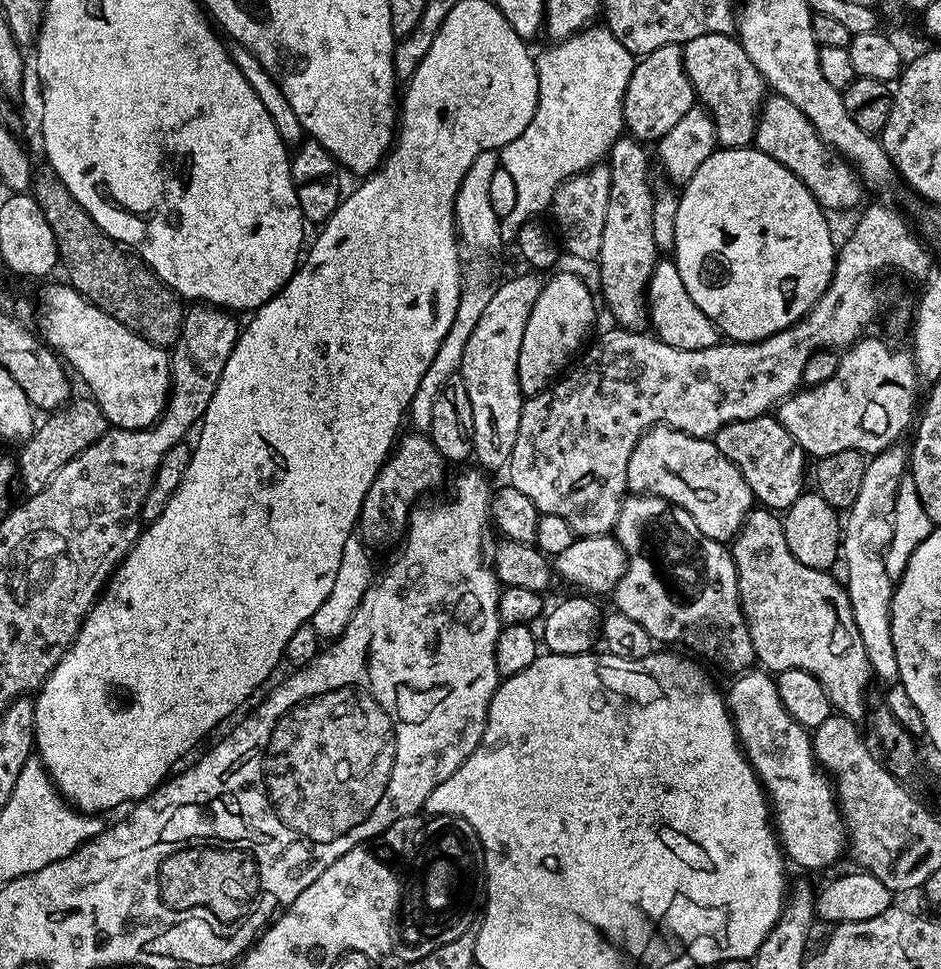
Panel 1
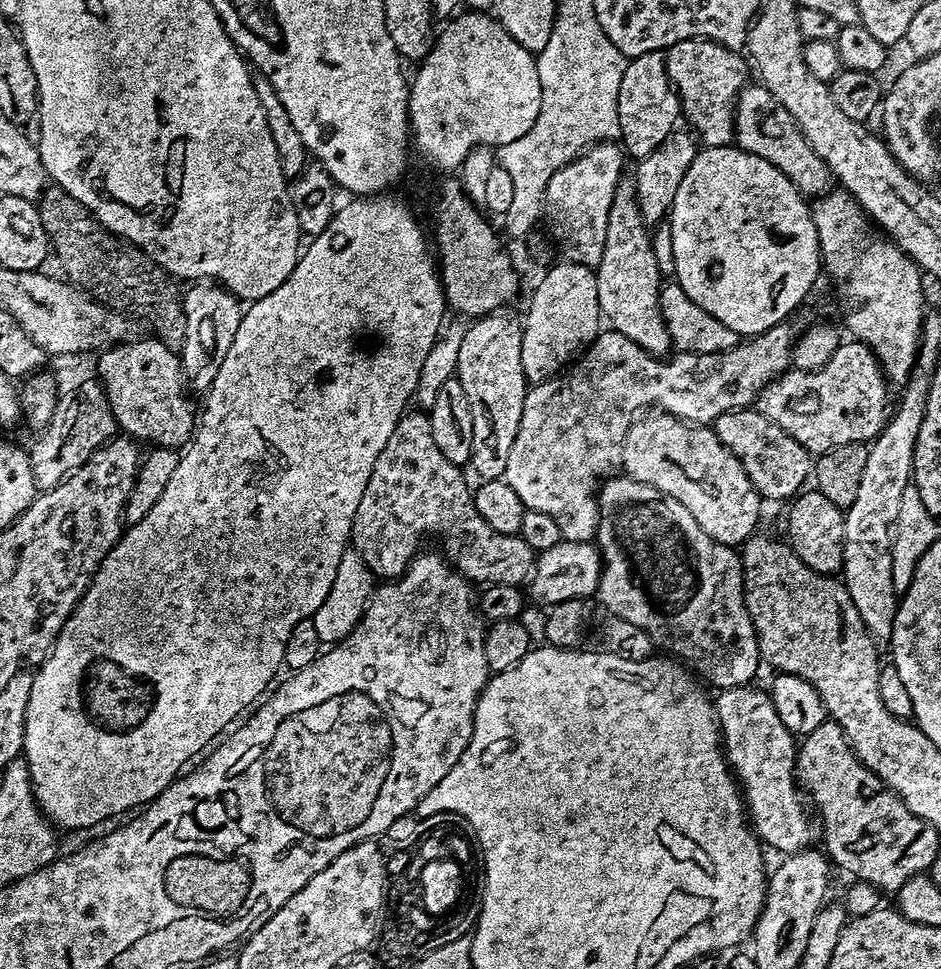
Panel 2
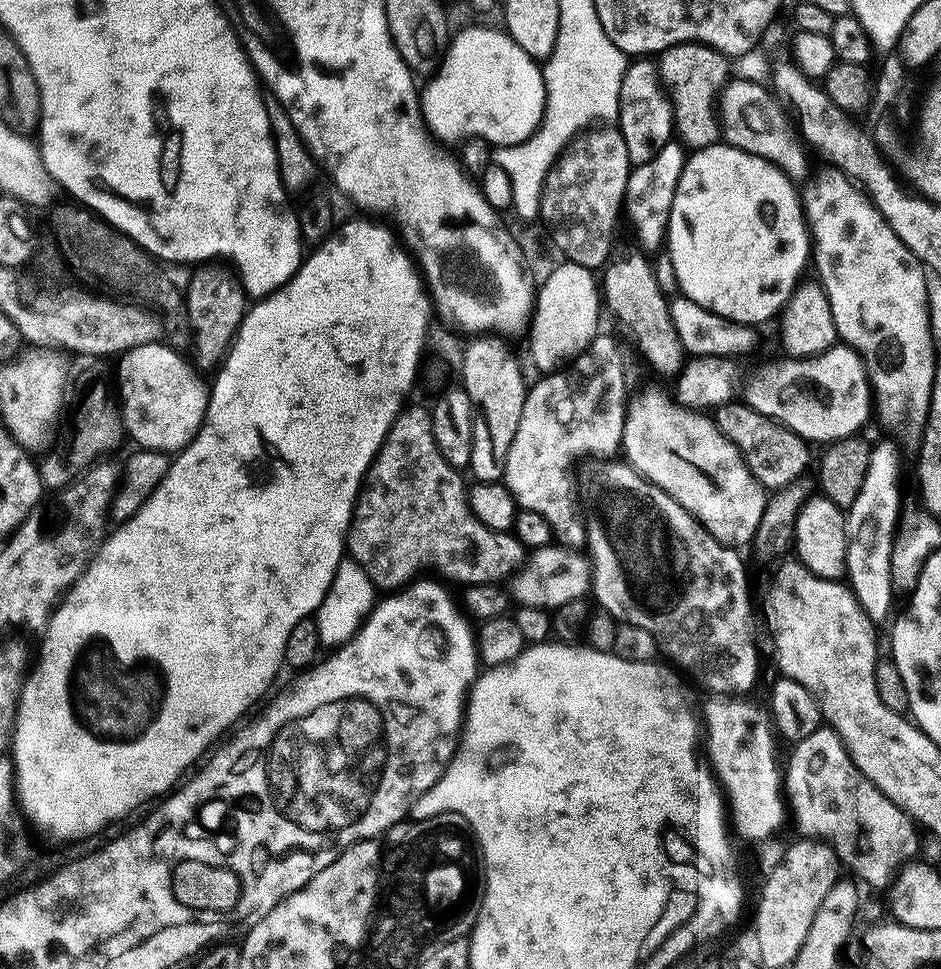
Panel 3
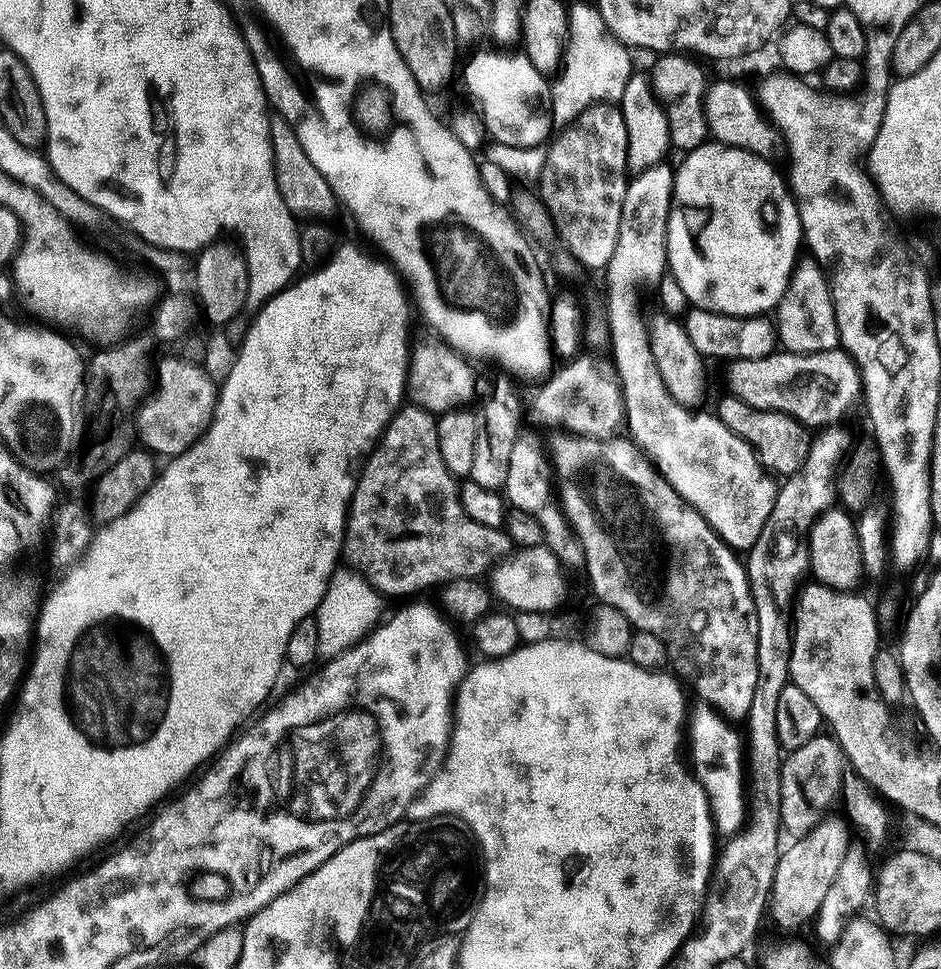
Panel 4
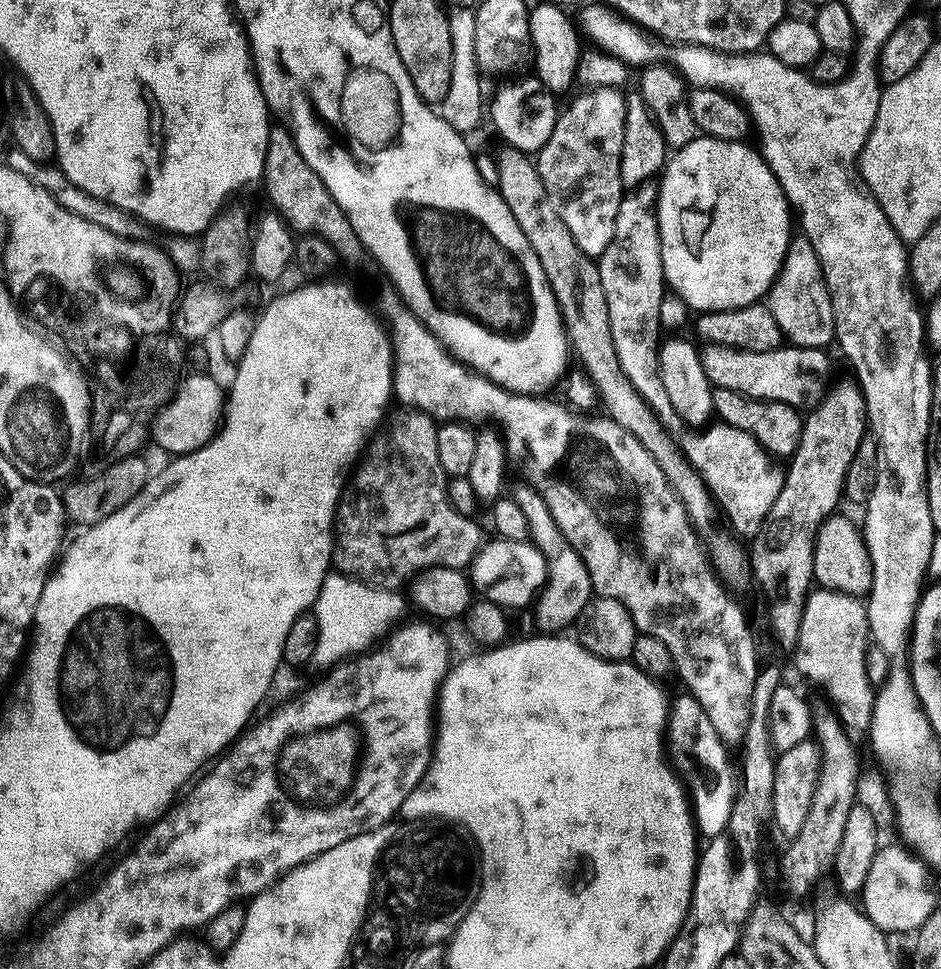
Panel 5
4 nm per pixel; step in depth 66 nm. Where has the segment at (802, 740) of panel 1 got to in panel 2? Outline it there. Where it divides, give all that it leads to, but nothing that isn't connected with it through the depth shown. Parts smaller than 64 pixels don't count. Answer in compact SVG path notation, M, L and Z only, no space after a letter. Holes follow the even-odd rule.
M756 687L726 688L717 695L720 697L715 697L722 747L728 767L742 789L746 812L757 837L765 845L787 854L803 852L815 836L817 839L818 832L814 824L812 829L804 813L805 801L796 778L798 740L786 726L782 726L771 695Z

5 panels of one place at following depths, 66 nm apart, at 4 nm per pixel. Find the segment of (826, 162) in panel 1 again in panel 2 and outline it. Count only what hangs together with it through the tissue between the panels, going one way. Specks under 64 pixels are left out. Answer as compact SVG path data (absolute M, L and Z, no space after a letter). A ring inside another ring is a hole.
M751 84L741 88L734 101L735 147L770 162L770 166L779 170L805 197L815 198L821 195L831 185L828 183L833 183L834 180L826 162L822 162L822 158L814 154L810 142L806 142L790 110L786 110L786 106L782 106L782 102L778 102L778 98L774 98L774 94L770 94L770 90L763 84Z

